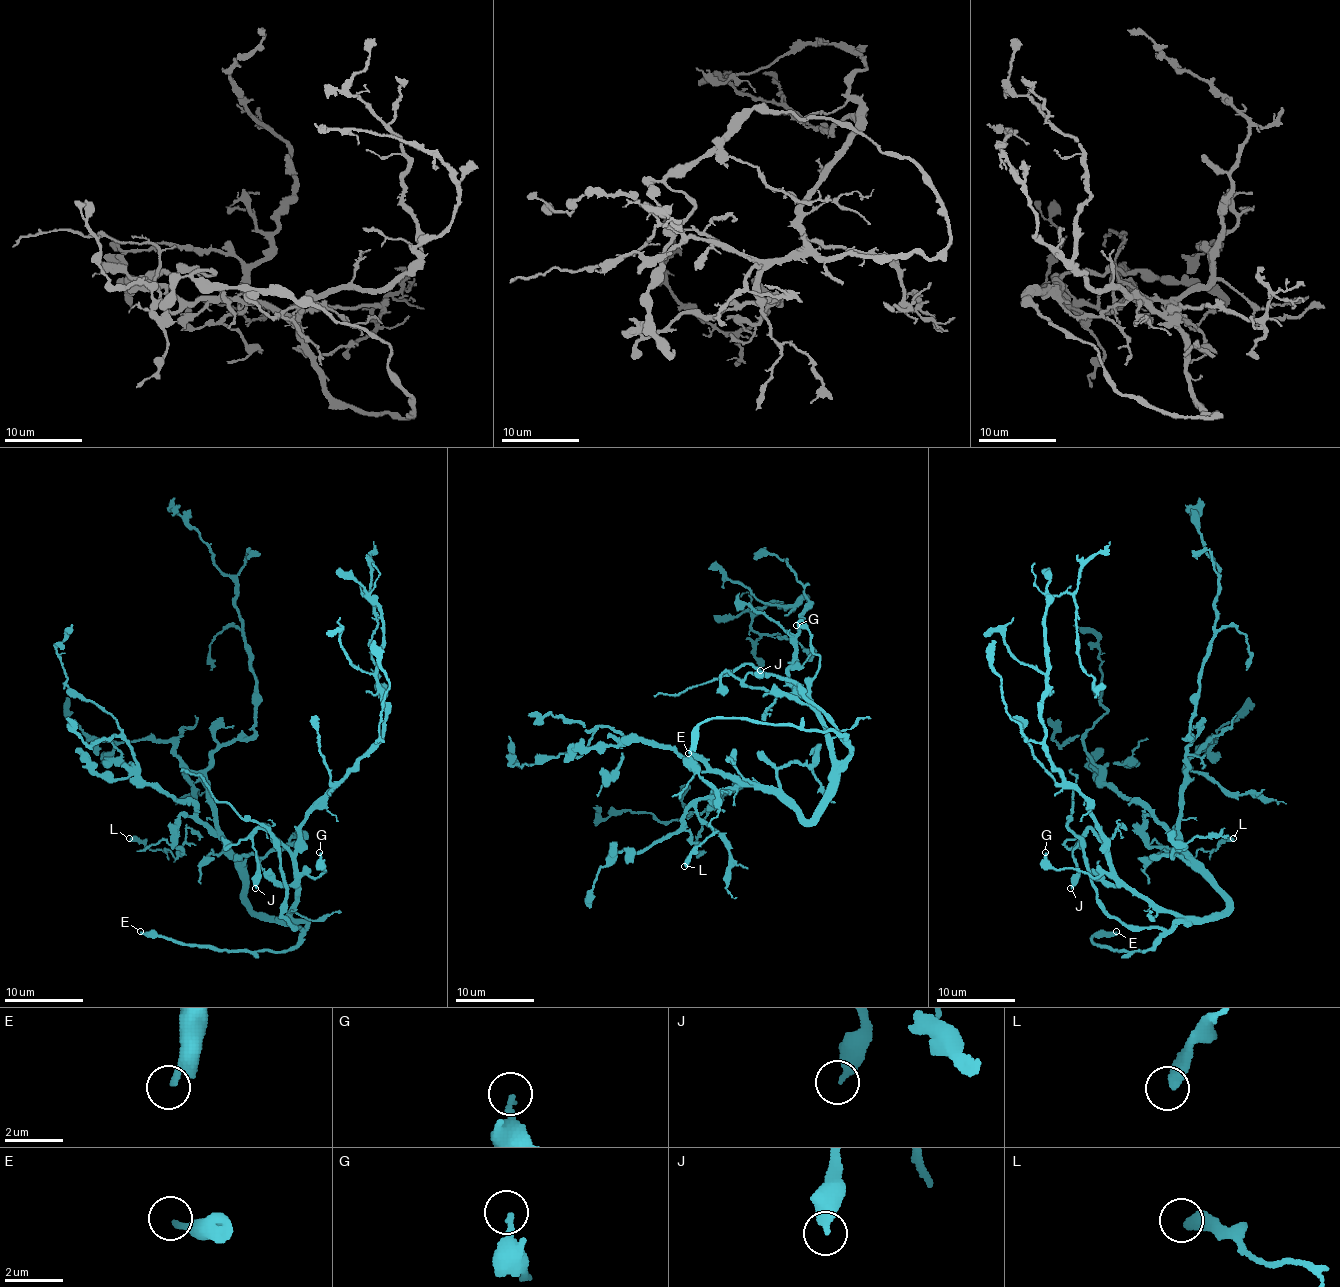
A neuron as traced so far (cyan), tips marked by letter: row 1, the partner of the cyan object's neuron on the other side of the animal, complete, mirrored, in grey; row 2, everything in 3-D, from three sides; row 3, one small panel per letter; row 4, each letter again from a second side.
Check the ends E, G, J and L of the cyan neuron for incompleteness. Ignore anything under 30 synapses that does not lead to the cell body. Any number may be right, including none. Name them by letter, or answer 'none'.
E

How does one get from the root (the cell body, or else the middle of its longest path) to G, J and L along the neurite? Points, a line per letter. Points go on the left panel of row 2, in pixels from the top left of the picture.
G: (283, 917), (294, 911), (303, 874), (315, 878), (325, 872), (321, 868), (325, 870), (319, 852)
J: (283, 917), (294, 911), (301, 888), (293, 858), (261, 828), (256, 830), (252, 838), (258, 864), (255, 888)
L: (283, 917), (249, 907), (234, 858), (189, 816), (176, 830), (172, 844), (183, 852), (175, 858), (129, 838)

